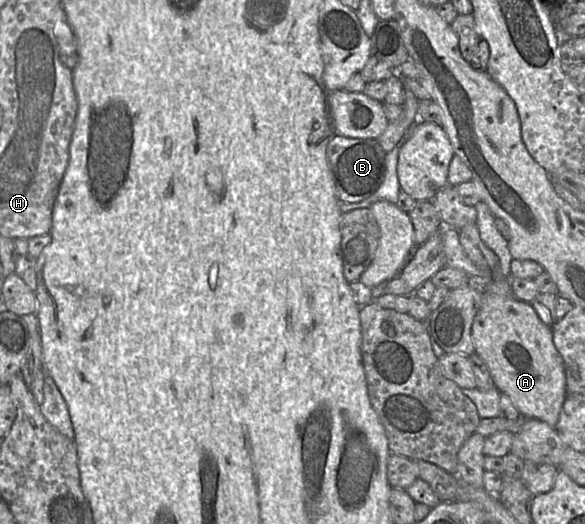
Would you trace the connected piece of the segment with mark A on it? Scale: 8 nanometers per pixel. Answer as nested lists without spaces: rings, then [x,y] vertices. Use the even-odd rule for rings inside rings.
[[[481,289],[482,305],[476,314],[471,334],[475,353],[487,365],[495,387],[511,399],[521,416],[538,419],[555,427],[566,395],[566,375],[563,359],[553,343],[551,327],[544,324],[530,302],[515,296],[502,296],[488,289]]]

